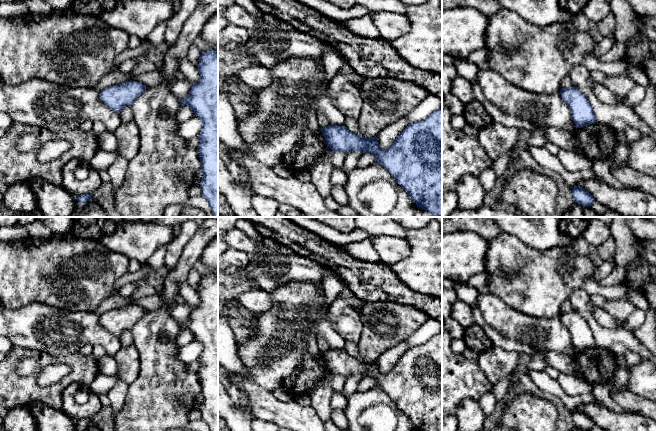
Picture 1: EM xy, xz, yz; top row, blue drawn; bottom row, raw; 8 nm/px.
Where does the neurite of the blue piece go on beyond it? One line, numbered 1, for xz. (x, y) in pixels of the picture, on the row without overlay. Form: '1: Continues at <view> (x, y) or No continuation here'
1: No continuation here

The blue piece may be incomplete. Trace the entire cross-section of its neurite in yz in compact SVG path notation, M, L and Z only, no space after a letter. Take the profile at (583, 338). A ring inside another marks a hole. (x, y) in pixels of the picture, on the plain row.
M575 310L560 314L563 325L572 336L572 344L577 352L595 348L596 341L588 322Z

